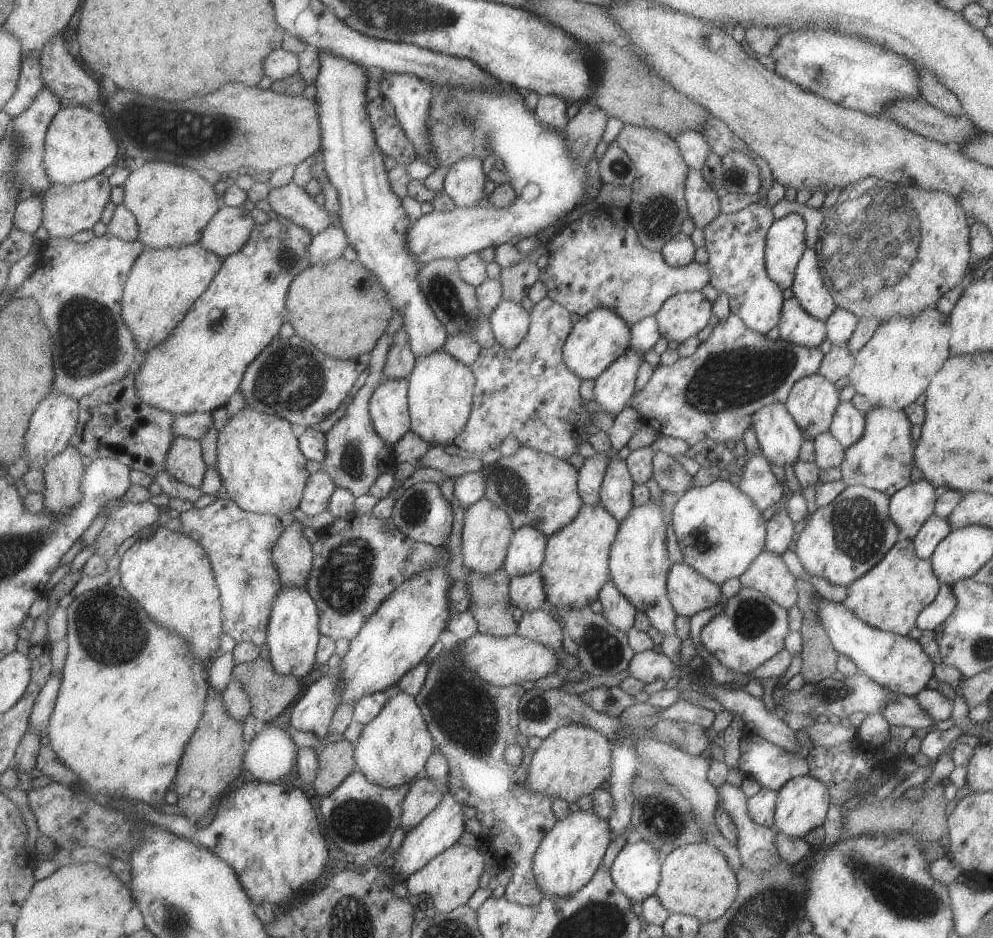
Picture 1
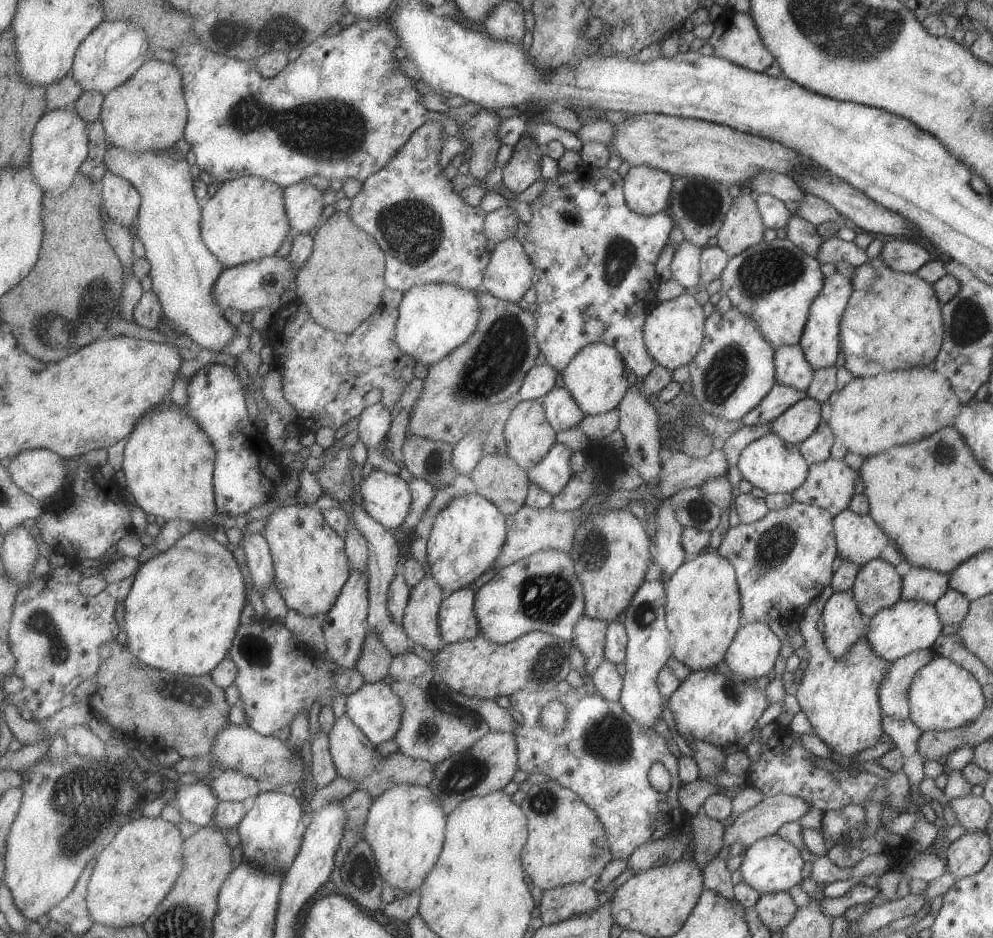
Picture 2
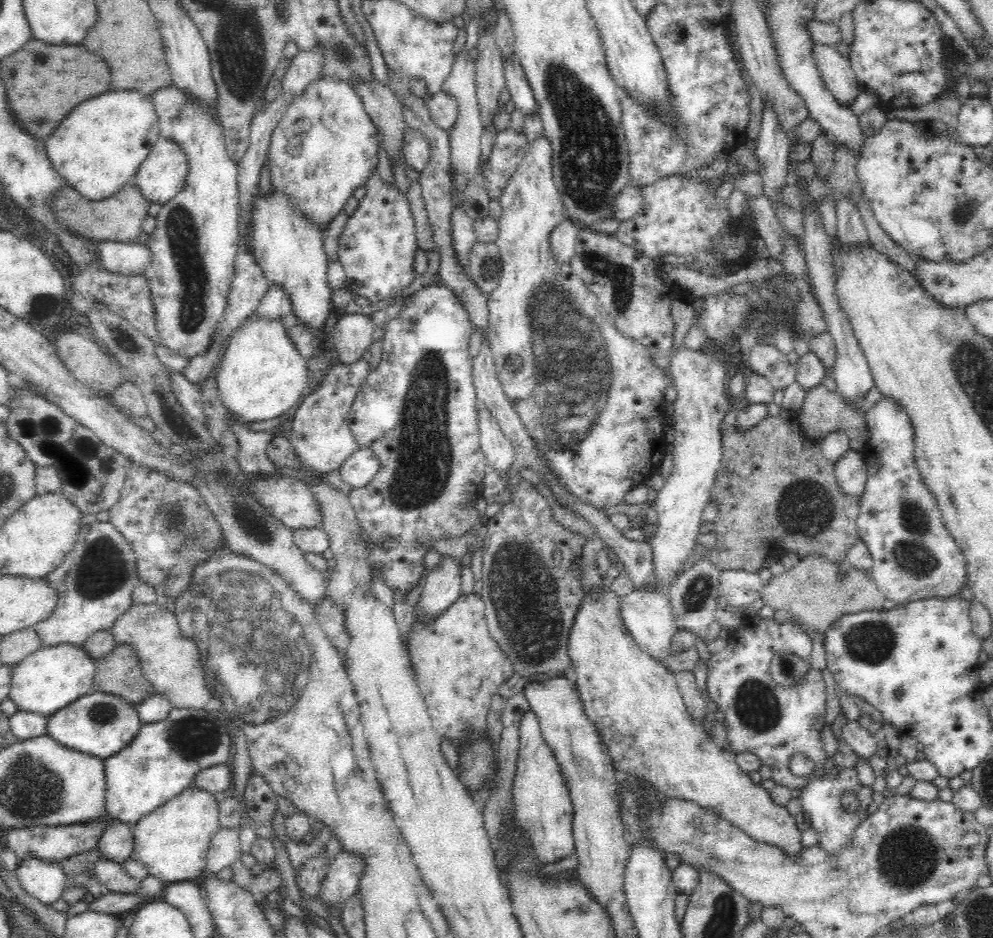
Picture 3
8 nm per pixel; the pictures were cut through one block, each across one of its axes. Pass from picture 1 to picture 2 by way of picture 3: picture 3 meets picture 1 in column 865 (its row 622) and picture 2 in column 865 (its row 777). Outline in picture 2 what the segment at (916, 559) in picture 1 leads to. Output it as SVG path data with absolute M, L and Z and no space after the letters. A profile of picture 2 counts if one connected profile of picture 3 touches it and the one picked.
M830 583L807 606L798 623L810 657L795 697L816 735L833 753L832 760L837 763L838 769L841 769L848 768L856 753L873 748L880 741L884 715L879 702L879 689L893 663L877 656L865 636L861 637L843 658L836 659L828 652L823 635L817 630L817 622L832 594L834 591Z

